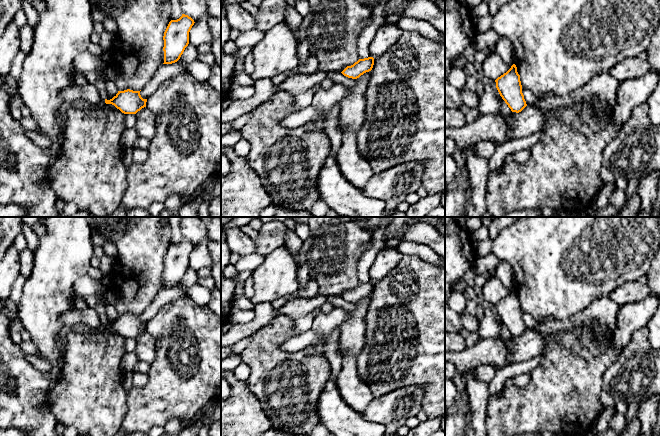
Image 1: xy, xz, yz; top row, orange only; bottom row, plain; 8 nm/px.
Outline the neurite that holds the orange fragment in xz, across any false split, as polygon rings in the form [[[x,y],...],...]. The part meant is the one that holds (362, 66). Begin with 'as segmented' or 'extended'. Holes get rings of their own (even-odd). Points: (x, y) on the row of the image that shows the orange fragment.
as segmented | [[[373,57],[359,59],[353,65],[347,66],[341,73],[348,78],[357,79],[364,73],[371,71],[373,65]]]

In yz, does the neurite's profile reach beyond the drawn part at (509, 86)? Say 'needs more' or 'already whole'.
already whole

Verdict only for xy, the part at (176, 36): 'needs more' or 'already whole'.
already whole

